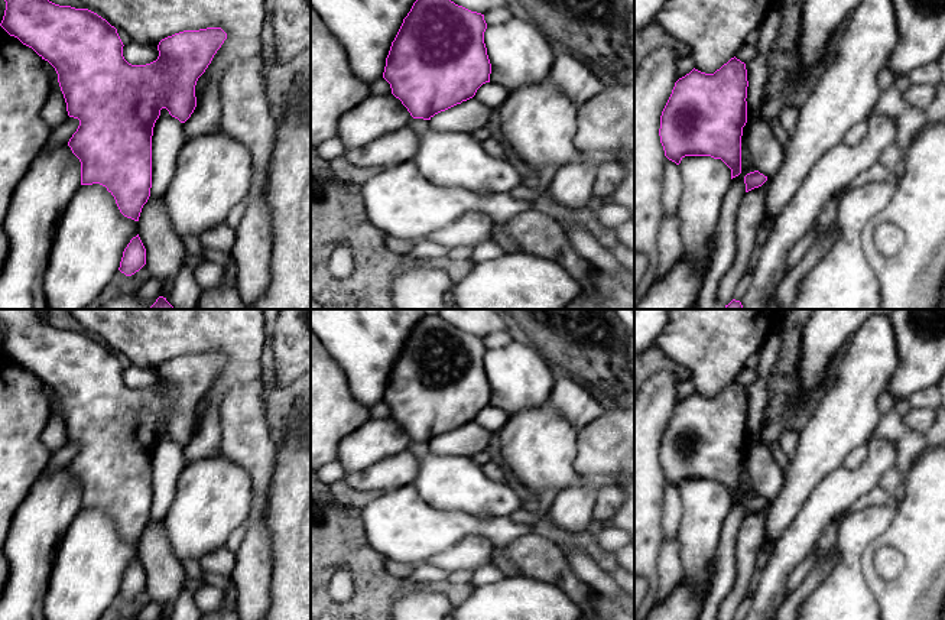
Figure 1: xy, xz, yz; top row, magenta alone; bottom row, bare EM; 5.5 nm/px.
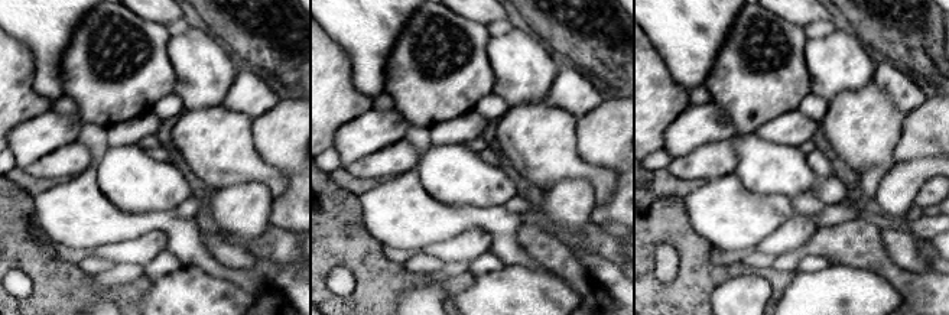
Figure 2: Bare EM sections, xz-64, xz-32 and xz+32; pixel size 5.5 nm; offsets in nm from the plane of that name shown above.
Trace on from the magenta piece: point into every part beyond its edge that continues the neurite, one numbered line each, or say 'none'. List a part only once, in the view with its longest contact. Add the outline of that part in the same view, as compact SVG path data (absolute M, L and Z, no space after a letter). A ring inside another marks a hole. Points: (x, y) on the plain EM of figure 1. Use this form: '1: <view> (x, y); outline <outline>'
none

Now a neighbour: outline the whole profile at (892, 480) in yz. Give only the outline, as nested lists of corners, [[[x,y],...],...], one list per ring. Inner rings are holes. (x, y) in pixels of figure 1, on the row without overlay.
[[[894,467],[883,474],[879,486],[890,496],[905,483],[906,477]]]

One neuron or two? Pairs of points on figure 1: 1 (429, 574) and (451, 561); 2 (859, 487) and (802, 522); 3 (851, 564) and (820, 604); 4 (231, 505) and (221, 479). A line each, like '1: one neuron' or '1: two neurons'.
1: two neurons
2: one neuron
3: one neuron
4: one neuron

